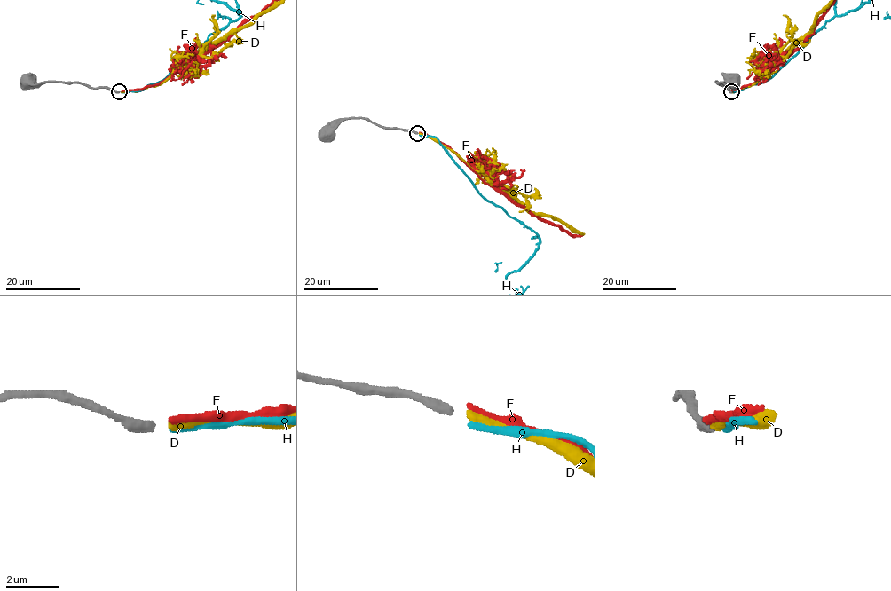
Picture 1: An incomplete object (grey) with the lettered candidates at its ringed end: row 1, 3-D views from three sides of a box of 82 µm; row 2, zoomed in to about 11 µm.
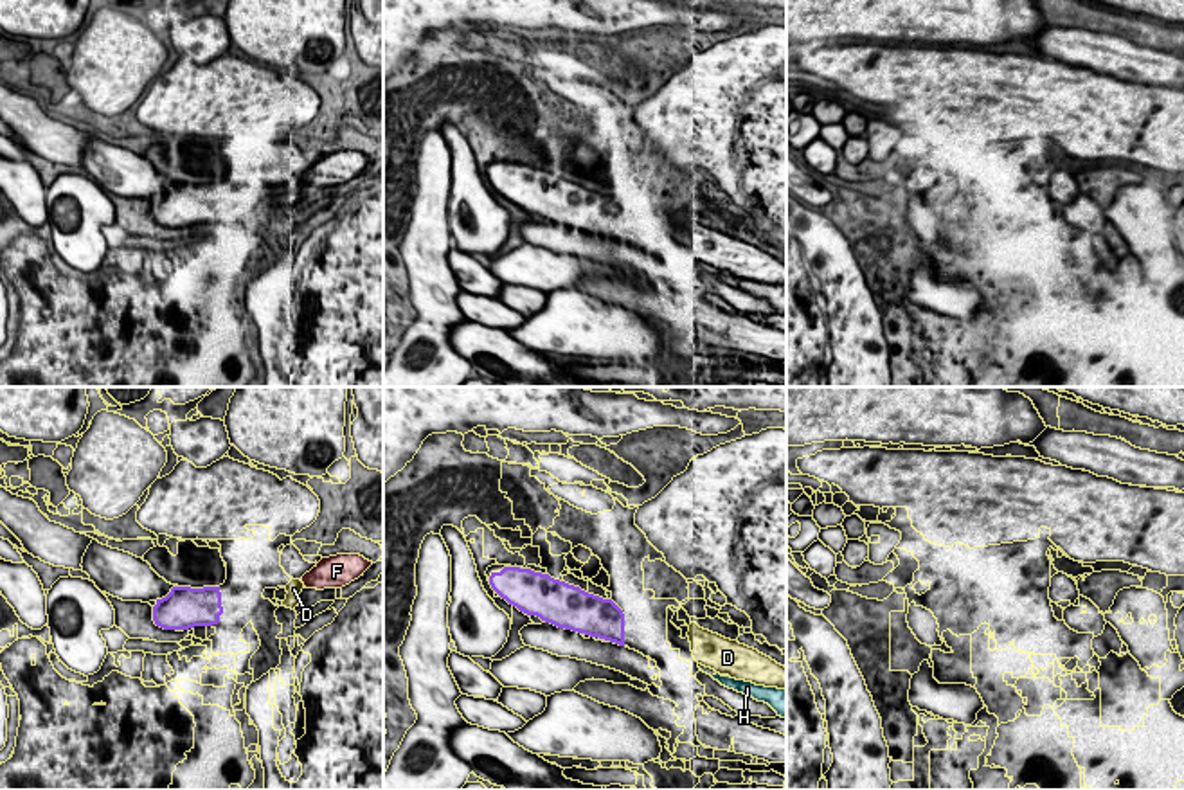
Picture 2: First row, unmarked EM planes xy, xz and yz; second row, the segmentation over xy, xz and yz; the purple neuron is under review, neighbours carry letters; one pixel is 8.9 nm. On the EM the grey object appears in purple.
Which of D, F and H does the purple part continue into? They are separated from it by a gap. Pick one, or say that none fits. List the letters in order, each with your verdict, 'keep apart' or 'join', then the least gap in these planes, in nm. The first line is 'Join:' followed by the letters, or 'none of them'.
Join: D
D: join | 550 nm
F: keep apart | 750 nm
H: keep apart | 850 nm

